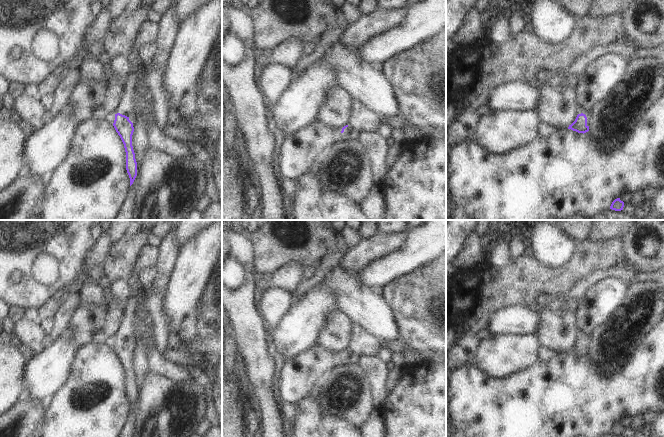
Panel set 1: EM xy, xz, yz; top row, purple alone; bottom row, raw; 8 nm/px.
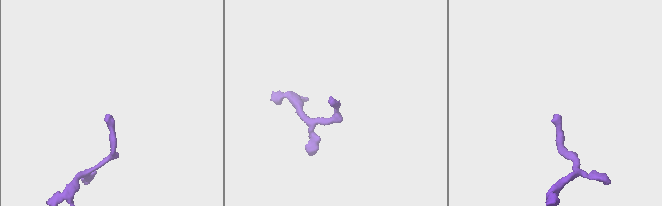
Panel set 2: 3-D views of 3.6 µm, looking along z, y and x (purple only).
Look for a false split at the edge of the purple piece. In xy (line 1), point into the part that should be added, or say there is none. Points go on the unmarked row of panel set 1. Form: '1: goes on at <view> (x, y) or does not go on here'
1: goes on at xy (124, 331)

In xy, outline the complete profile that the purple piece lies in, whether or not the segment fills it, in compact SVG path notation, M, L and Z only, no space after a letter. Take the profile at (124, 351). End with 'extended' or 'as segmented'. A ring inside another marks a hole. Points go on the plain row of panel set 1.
M130 296L124 309L124 321L114 334L115 344L113 350L120 360L126 376L126 394L130 402L130 410L137 400L137 386L132 370L133 347L129 344L132 339L132 319L135 312L135 301Z; extended

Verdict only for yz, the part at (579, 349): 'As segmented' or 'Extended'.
Extended

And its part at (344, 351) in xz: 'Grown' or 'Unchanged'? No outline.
Grown

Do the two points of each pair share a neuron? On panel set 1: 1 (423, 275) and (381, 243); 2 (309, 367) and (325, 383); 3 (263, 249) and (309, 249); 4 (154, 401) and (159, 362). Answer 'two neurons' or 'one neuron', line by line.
1: two neurons
2: two neurons
3: one neuron
4: two neurons

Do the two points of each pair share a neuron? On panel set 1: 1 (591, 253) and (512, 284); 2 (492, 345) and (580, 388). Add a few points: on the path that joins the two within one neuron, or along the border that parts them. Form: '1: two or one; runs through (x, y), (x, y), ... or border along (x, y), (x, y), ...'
1: one; runs through (571, 273), (562, 279), (532, 279)
2: two; border along (538, 360), (511, 375)

